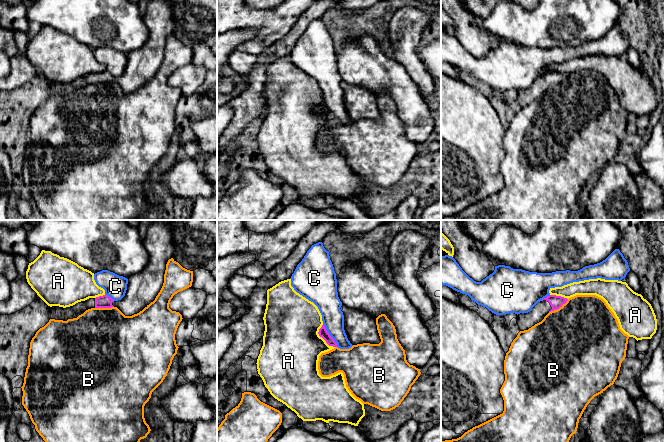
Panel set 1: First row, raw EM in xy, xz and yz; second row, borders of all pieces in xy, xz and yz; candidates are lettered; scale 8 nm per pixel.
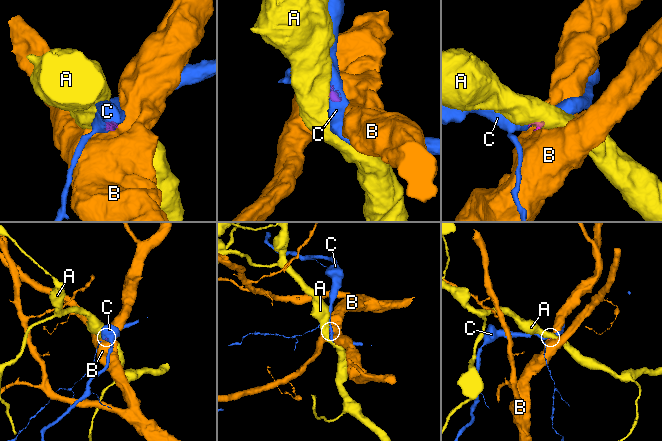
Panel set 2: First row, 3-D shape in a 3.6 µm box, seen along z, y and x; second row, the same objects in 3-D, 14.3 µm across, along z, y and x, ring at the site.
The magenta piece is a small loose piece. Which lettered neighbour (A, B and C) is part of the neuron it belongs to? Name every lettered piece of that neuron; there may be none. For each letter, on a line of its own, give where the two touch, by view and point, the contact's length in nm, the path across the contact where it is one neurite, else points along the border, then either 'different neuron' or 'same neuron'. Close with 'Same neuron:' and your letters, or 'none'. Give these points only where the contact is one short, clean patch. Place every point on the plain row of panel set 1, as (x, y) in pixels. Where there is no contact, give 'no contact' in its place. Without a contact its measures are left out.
A: contact xz (321, 112); length 220 nm; border xz (322, 100), (318, 110), (329, 121), (334, 123); different neuron
B: contact yz (558, 84); length 190 nm; border yz (568, 75), (558, 84), (549, 88); different neuron
C: contact xz (329, 111); length 220 nm; border xz (323, 99), (326, 107), (337, 122); different neuron
Same neuron: none

